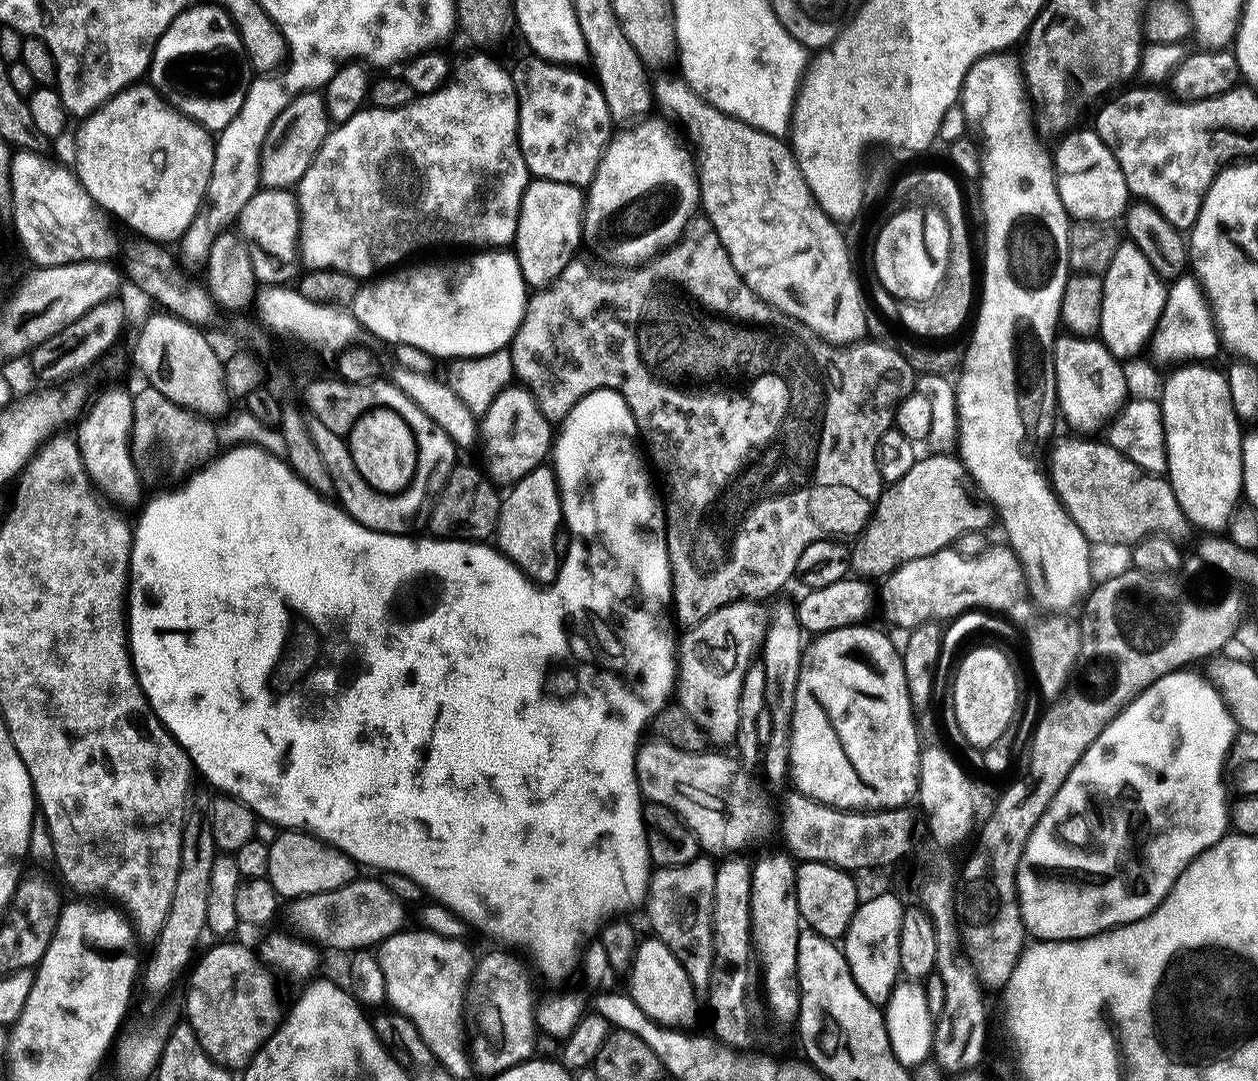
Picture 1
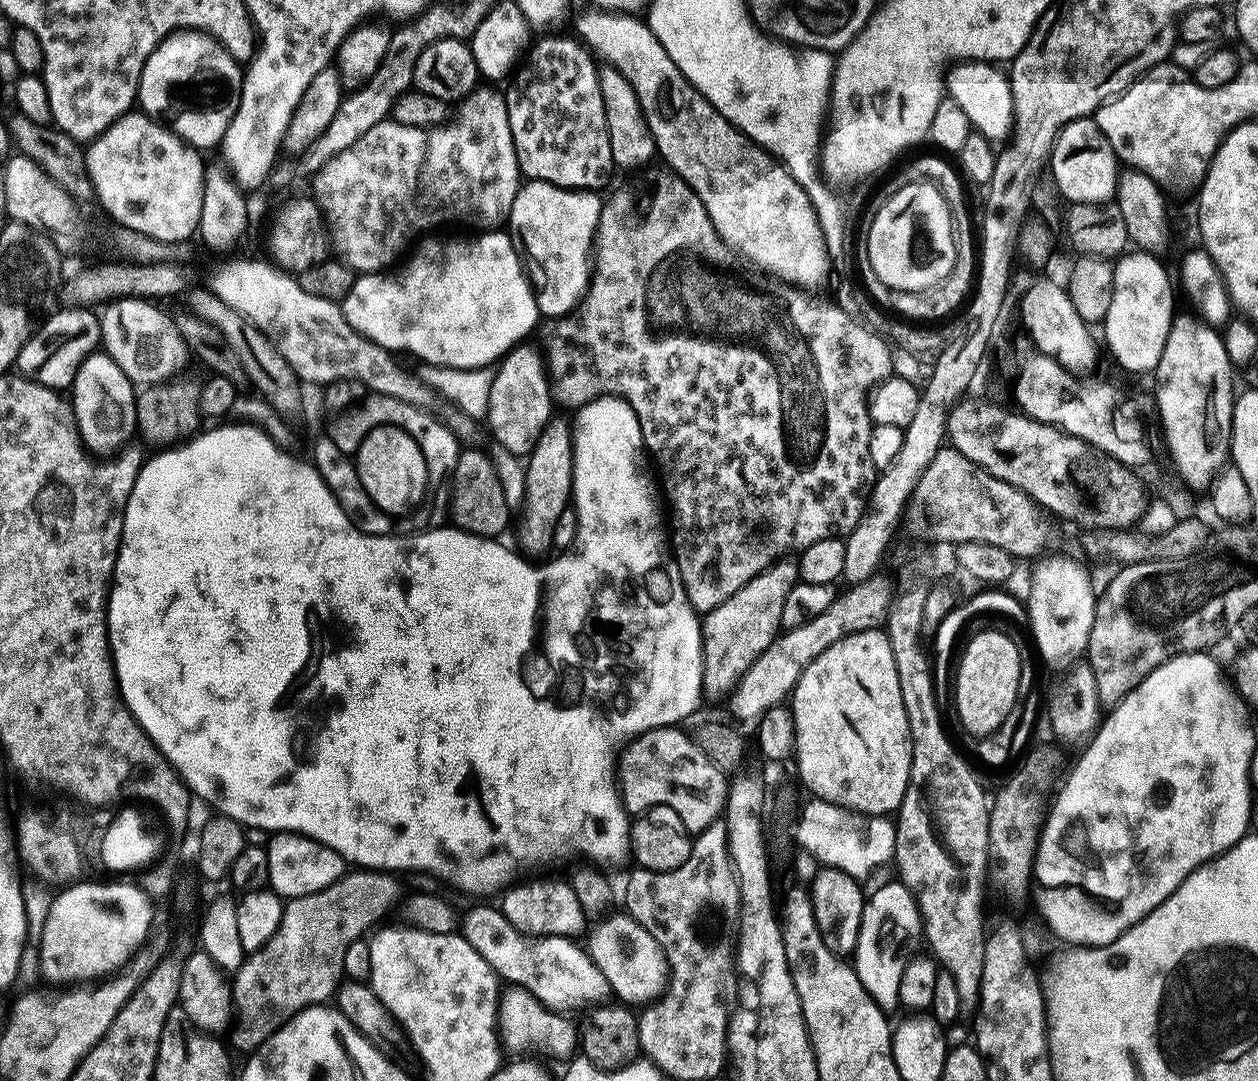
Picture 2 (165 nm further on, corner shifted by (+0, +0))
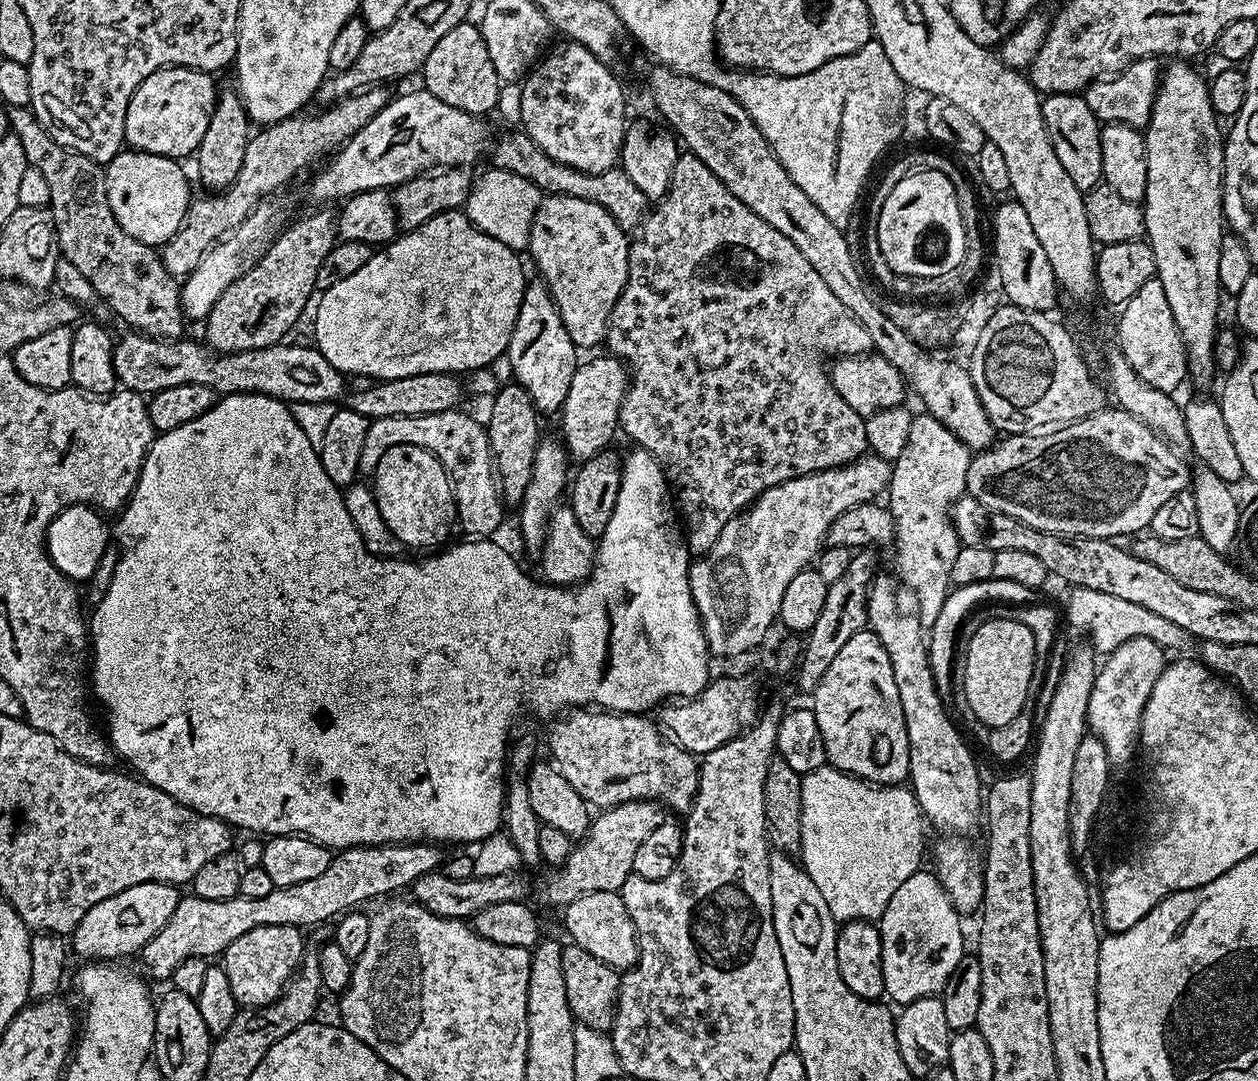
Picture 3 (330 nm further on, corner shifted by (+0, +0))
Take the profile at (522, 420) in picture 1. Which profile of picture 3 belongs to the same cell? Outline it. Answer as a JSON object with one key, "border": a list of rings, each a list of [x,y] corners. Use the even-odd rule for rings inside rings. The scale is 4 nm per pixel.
{"border":[[[529,283],[524,290],[524,300],[514,330],[510,334],[506,361],[512,367],[512,376],[521,392],[532,401],[537,413],[559,413],[570,390],[570,378],[577,367],[578,349],[570,334],[564,329],[562,318],[552,303],[552,293],[543,283]]]}

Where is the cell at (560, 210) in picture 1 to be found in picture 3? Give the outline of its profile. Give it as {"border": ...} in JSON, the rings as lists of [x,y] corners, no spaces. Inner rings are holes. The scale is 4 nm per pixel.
{"border":[[[545,195],[532,215],[527,251],[532,251],[564,329],[580,350],[605,339],[608,315],[628,279],[629,241],[616,220],[604,205],[573,196]]]}

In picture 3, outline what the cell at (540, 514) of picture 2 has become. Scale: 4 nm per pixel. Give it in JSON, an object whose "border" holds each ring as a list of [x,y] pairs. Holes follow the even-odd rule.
{"border":[[[603,354],[597,360],[588,360],[573,371],[570,390],[560,407],[560,432],[563,447],[573,461],[583,462],[599,456],[605,451],[612,431],[617,431],[620,416],[620,403],[630,383],[626,368],[611,354]]]}

